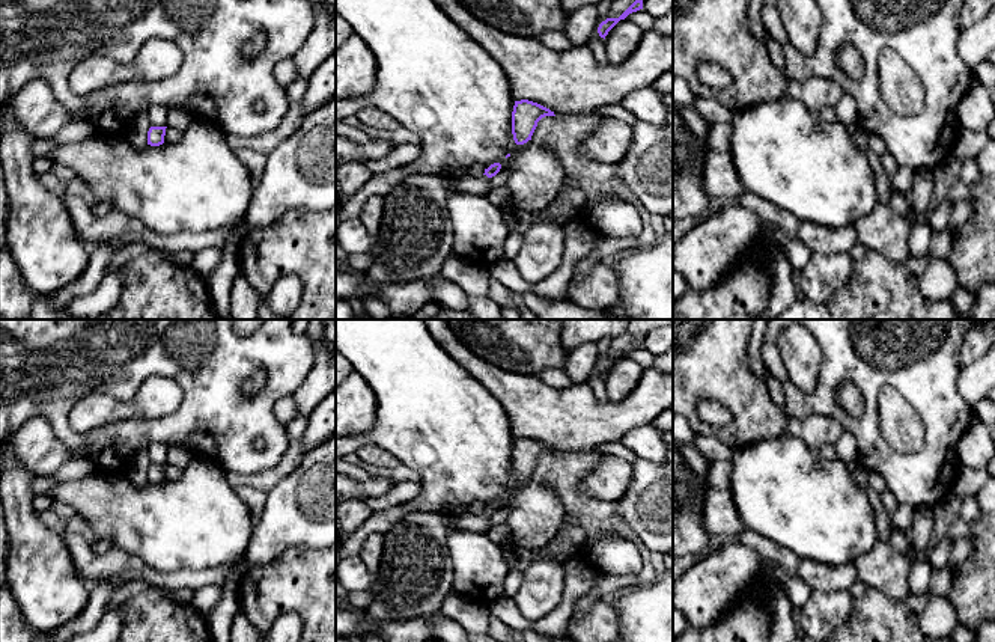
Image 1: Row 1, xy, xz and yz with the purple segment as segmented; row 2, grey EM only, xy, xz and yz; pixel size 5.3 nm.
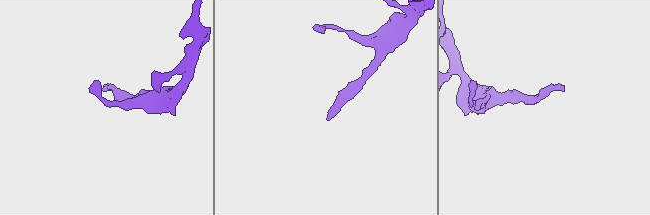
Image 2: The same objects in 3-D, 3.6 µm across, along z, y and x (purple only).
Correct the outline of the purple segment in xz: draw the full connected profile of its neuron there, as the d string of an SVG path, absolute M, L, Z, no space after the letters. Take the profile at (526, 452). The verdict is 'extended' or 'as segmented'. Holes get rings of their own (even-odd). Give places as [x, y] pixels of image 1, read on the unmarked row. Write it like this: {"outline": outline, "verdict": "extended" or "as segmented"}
{"outline": "M515 439L512 449L512 472L516 482L524 482L531 478L537 460L545 454L555 454L549 446L528 439Z", "verdict": "as segmented"}

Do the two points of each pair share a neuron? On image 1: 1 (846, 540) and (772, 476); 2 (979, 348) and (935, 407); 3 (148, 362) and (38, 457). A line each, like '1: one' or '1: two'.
1: one
2: two
3: two

